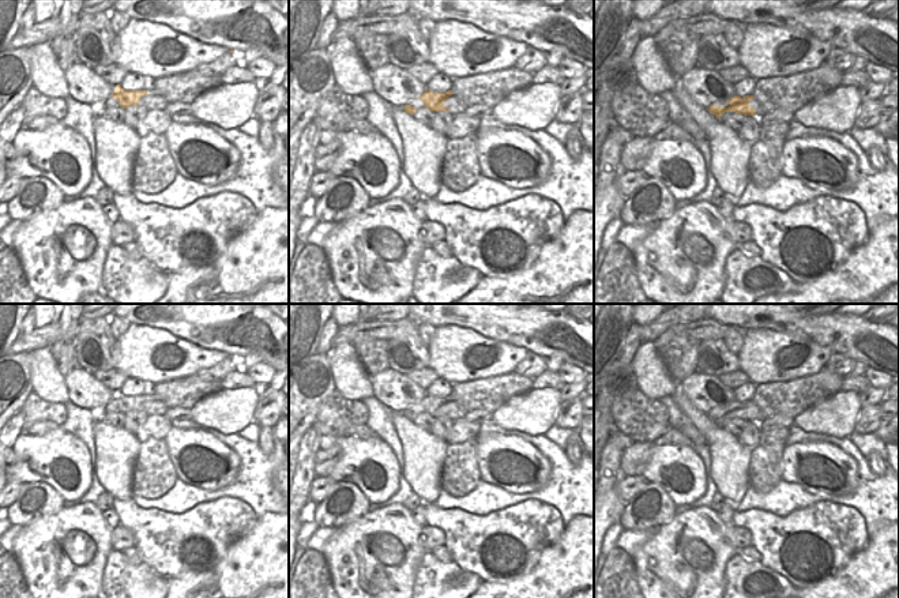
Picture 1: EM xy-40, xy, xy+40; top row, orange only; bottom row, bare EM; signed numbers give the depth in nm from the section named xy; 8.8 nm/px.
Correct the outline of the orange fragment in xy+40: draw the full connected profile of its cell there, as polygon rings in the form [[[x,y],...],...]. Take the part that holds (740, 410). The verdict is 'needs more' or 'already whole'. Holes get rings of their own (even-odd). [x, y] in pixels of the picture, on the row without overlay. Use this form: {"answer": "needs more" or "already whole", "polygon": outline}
{"answer": "already whole", "polygon": [[[734,400],[731,405],[726,406],[725,409],[729,409],[729,413],[719,411],[719,410],[711,410],[708,413],[708,417],[715,420],[718,425],[721,425],[721,421],[725,417],[736,417],[738,420],[744,421],[756,421],[755,413],[749,410],[749,406],[753,405],[753,400],[746,400],[744,403]]]}

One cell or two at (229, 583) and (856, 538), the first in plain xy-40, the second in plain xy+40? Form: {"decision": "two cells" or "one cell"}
{"decision": "two cells"}

